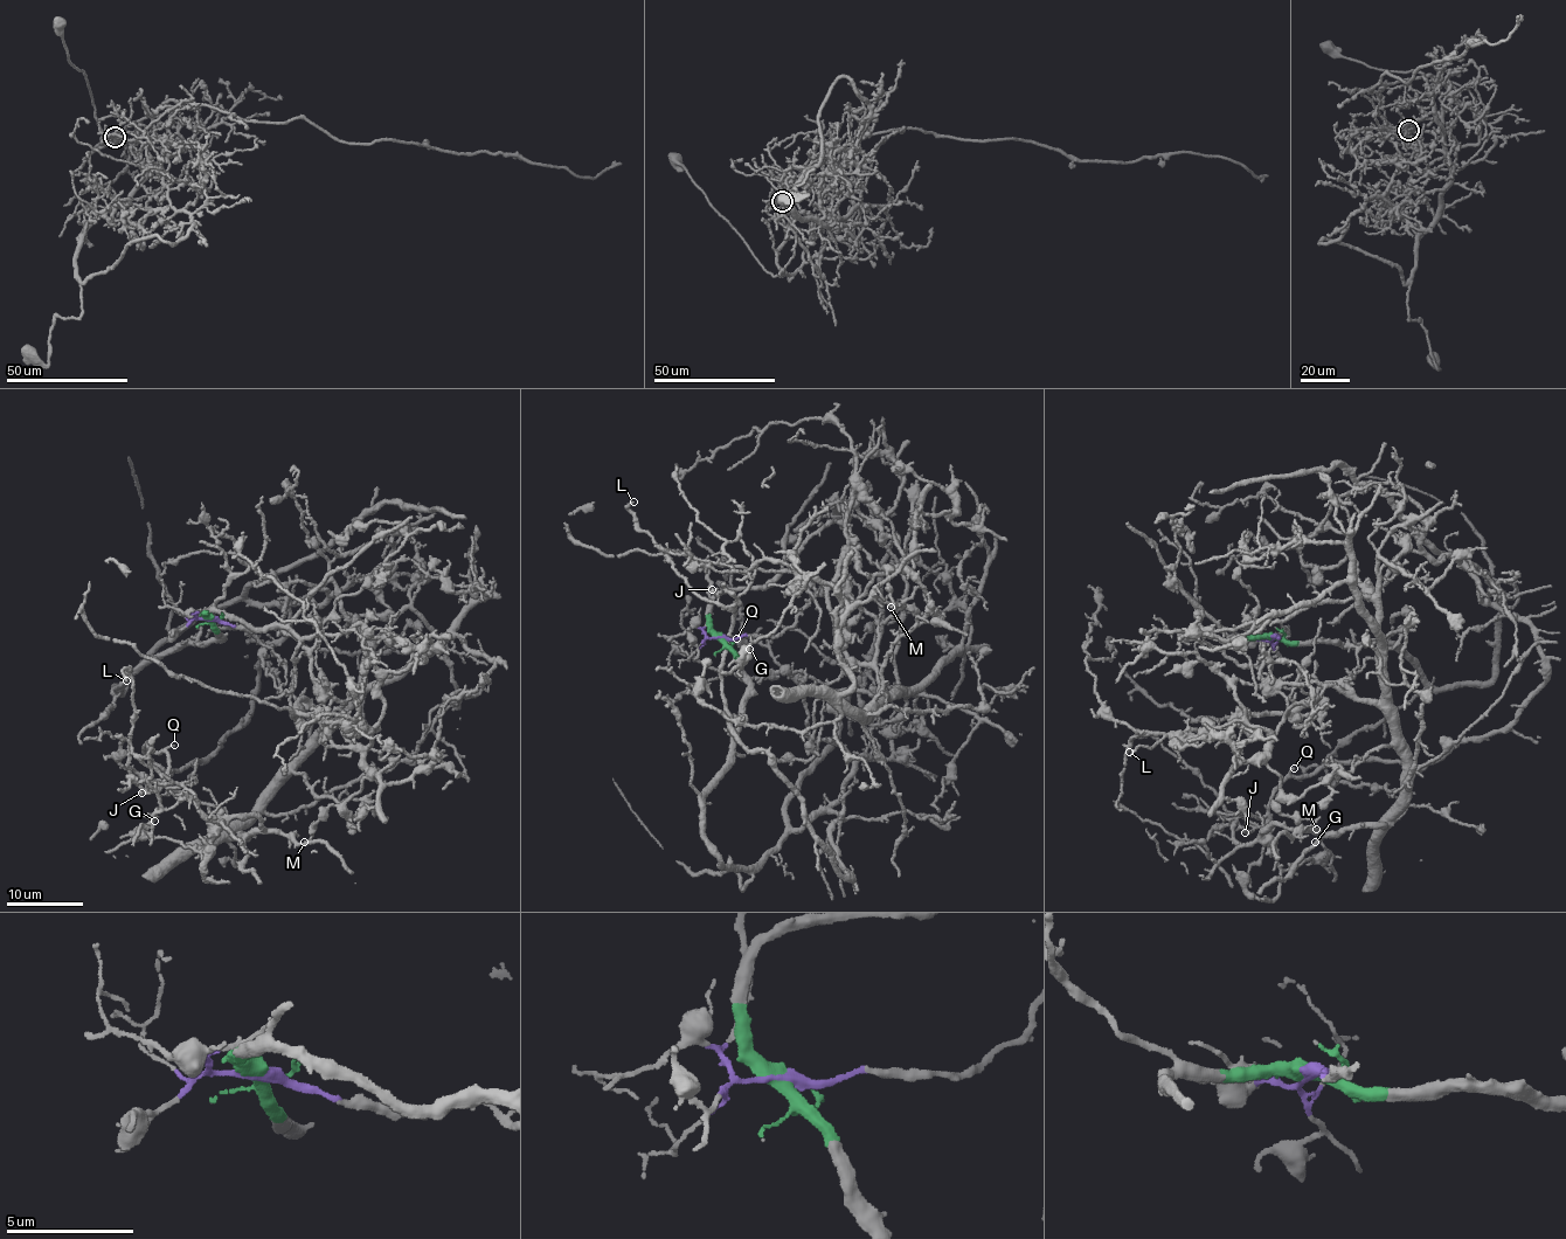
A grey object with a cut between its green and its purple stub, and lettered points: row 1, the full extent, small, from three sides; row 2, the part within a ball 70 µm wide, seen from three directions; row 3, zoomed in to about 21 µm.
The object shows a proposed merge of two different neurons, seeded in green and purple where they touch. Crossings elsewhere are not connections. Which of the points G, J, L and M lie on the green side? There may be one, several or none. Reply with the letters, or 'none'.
J, L

